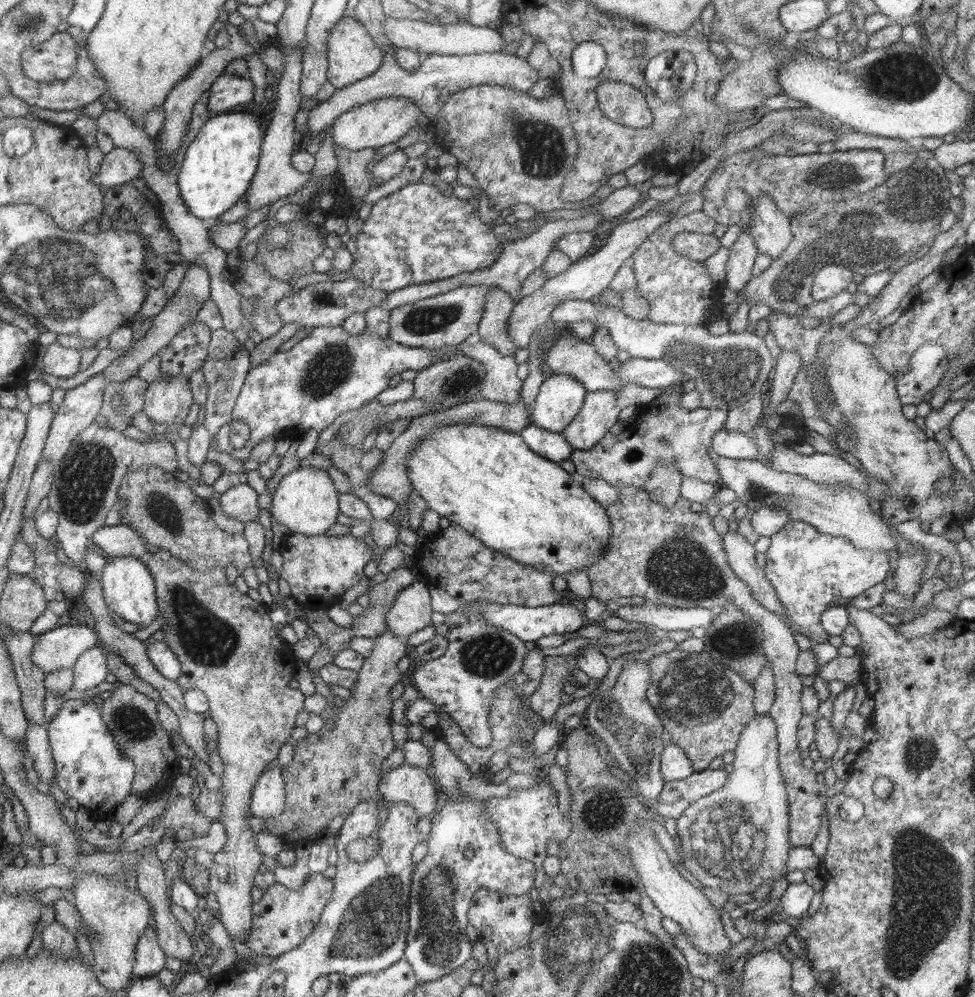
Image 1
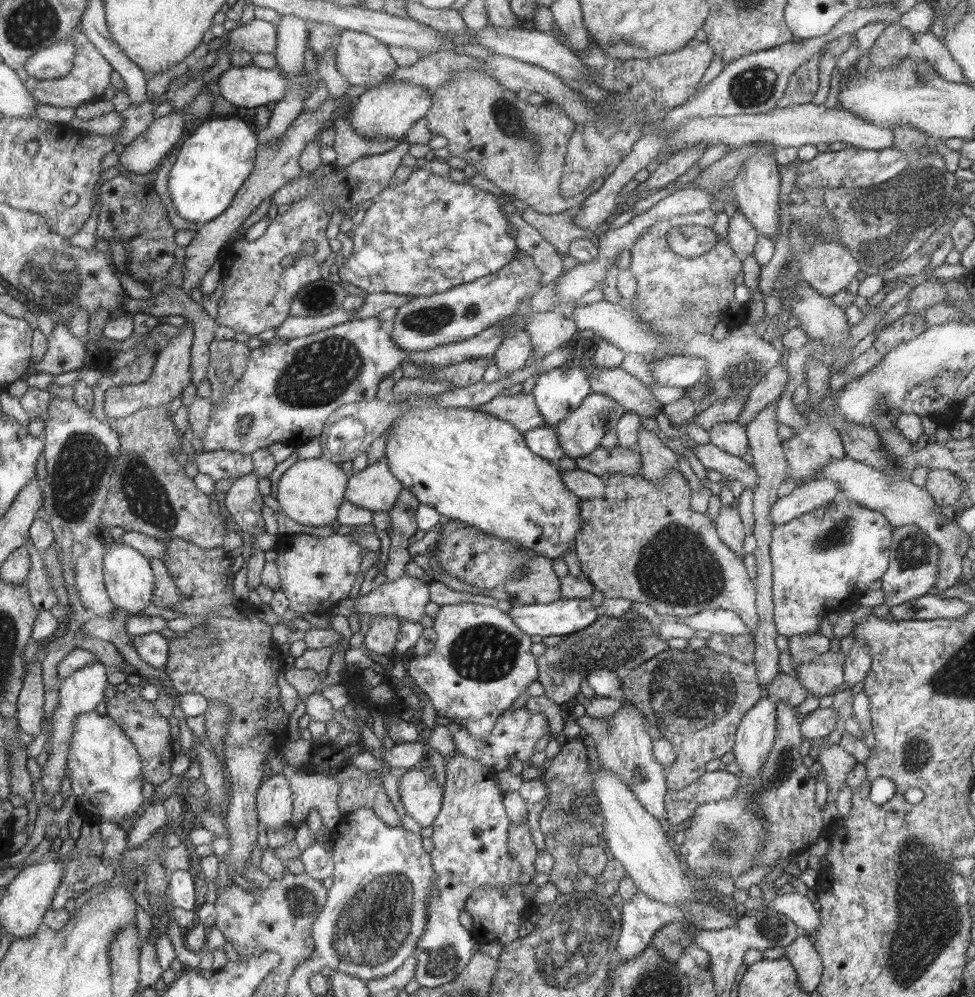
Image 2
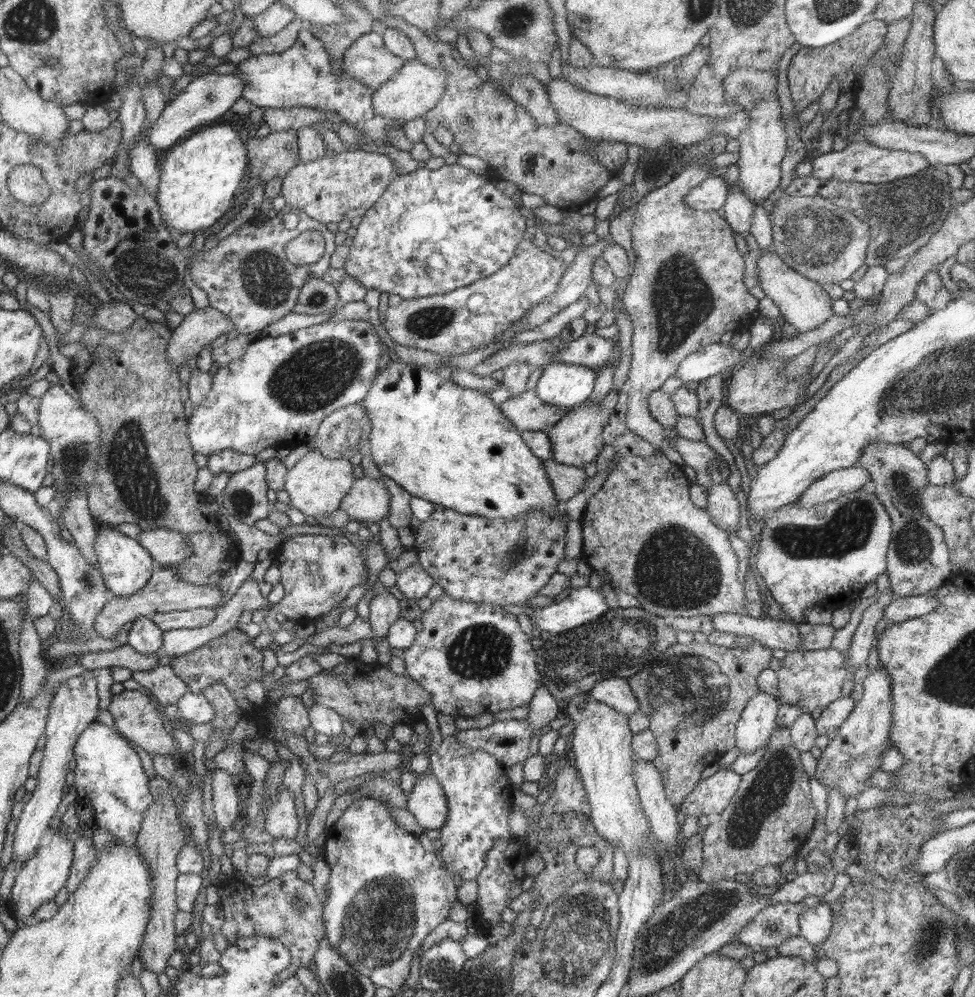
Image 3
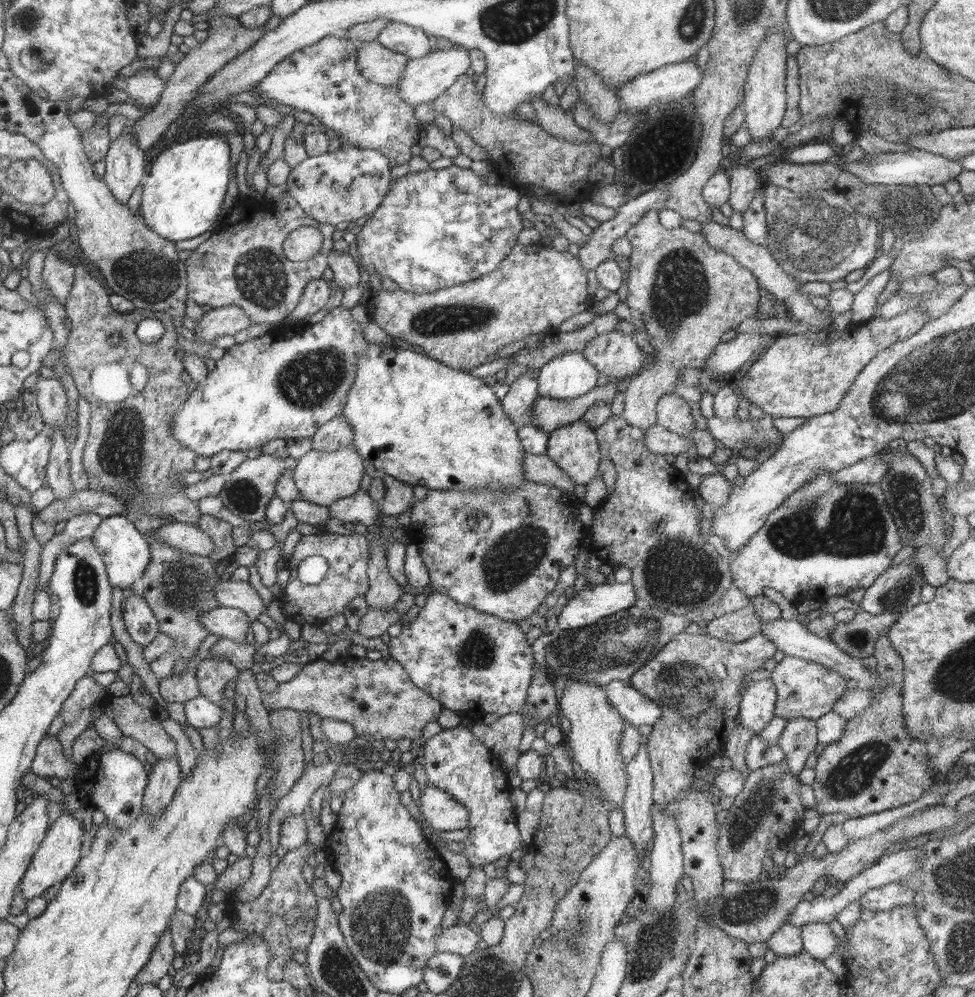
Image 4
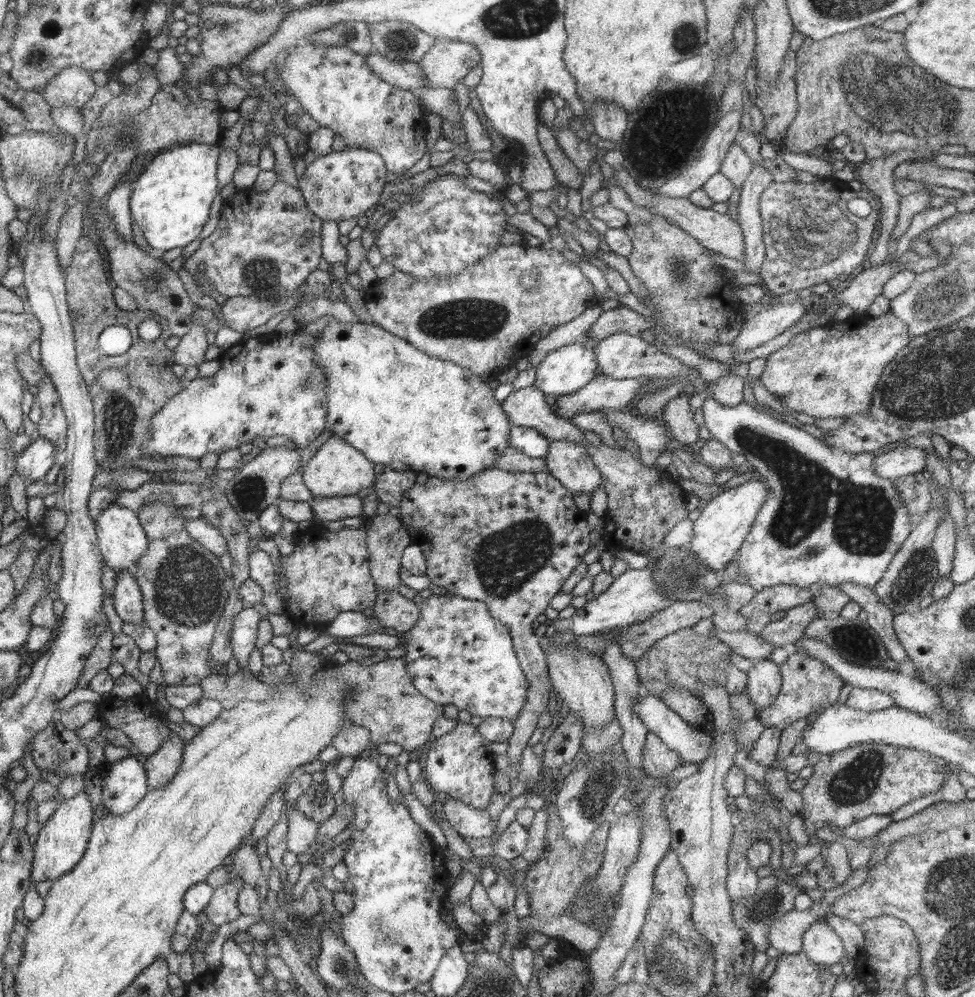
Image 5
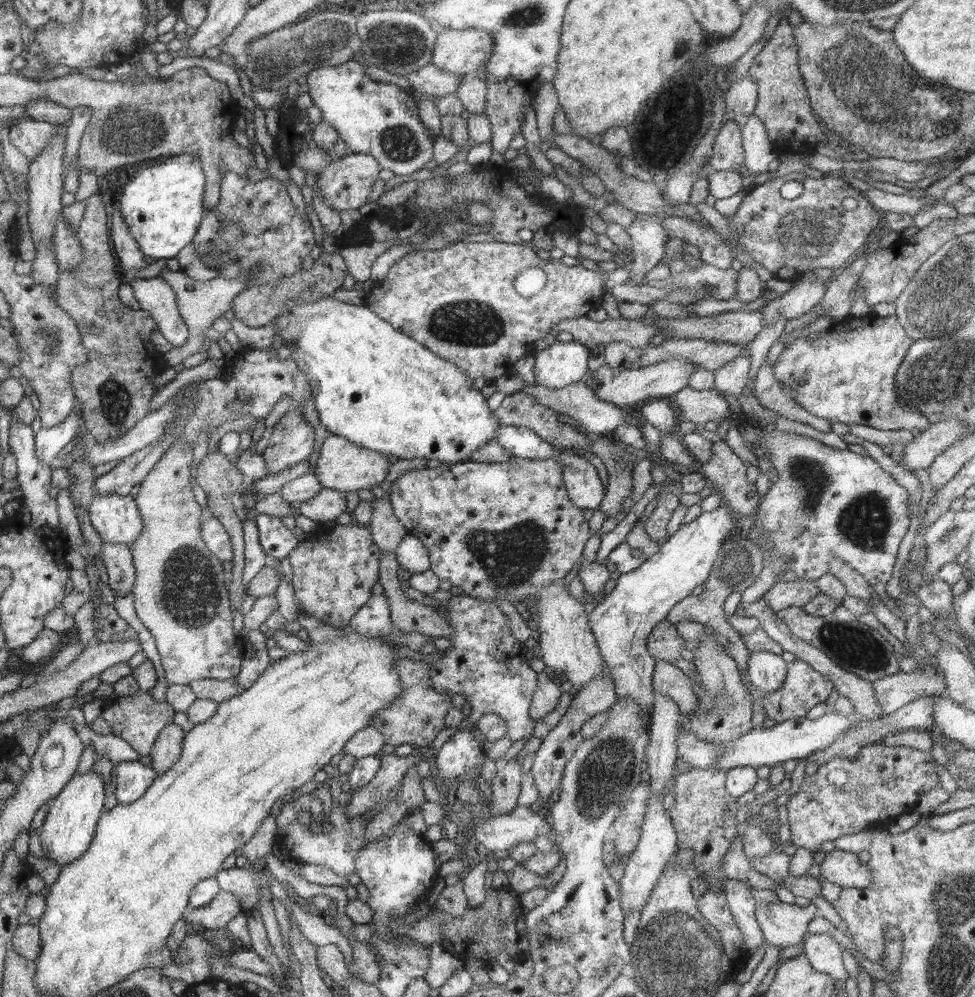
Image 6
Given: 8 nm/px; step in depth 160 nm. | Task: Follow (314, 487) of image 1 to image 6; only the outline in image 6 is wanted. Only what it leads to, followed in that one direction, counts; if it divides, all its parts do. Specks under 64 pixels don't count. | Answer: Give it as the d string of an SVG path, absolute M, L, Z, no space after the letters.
M329 434L322 444L313 473L321 482L323 488L330 488L341 493L368 490L386 480L392 466L389 457L388 454L380 454L376 450L368 450L365 447L358 446L342 435Z

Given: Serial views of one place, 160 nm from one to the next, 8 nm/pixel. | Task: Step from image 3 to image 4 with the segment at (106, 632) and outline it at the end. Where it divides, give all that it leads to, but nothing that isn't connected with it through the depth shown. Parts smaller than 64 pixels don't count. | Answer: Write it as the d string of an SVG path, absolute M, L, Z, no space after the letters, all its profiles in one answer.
M222 581L216 588L218 607L242 610L253 623L265 612L262 598L248 581Z

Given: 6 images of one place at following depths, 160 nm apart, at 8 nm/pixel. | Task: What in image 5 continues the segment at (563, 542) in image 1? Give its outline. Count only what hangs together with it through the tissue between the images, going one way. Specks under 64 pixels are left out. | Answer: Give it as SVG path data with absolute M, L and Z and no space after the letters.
M330 317L329 324L320 331L321 334L318 334L317 343L315 344L315 350L317 351L317 363L323 371L325 371L325 377L329 379L328 384L328 424L326 428L328 431L333 432L334 435L338 435L340 438L345 439L346 442L350 443L350 446L353 446L356 450L362 451L362 454L366 455L366 458L372 459L374 463L384 464L384 466L389 466L394 470L400 472L412 470L417 474L426 472L429 477L434 478L456 478L464 479L470 478L483 470L497 466L497 460L506 449L512 445L512 423L509 421L509 415L505 413L505 409L501 407L501 403L498 402L496 398L496 390L490 388L488 382L482 380L481 375L474 374L473 371L468 370L466 367L458 366L458 363L446 362L445 359L437 359L433 356L426 354L425 351L422 351L419 347L415 347L413 343L410 343L408 339L403 339L401 336L394 334L391 331L387 331L384 327L374 326L365 322L342 322L336 318Z

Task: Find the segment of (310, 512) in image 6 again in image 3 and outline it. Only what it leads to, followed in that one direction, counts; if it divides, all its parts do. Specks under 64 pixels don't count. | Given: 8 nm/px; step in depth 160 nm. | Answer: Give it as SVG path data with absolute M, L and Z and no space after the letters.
M364 475L362 478L356 478L353 482L353 488L341 502L341 509L345 510L352 520L379 523L388 516L390 499L391 496L386 488L383 475L376 480Z

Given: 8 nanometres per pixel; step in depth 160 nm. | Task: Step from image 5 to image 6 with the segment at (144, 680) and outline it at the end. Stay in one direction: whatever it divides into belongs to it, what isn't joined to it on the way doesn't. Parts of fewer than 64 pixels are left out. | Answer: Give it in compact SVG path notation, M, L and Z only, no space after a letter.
M101 600L99 608L93 616L94 644L95 641L114 643L117 641L139 641L139 637L118 614L114 606Z

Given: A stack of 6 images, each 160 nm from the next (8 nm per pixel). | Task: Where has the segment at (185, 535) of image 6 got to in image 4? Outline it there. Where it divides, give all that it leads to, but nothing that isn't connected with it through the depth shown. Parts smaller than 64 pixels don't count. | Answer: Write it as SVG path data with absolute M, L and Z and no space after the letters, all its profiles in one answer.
M155 531L149 538L152 547L152 560L145 570L144 576L132 585L132 589L140 596L144 596L146 603L158 620L159 632L170 634L170 638L176 642L174 649L161 655L157 660L150 662L150 669L158 680L172 678L176 673L175 663L194 658L196 650L210 632L202 627L202 614L218 608L217 588L220 584L220 576L212 568L212 562L200 555L187 554L177 547L172 547L168 542L161 542L156 537Z

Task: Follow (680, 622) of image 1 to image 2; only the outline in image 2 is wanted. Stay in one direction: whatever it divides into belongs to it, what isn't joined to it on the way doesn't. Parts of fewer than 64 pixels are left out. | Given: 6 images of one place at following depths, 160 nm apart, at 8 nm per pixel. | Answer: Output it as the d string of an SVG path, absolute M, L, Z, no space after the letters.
M704 610L694 614L694 616L681 619L681 621L694 629L704 628L704 630L711 634L720 632L722 634L738 636L738 634L750 633L742 619L730 610Z

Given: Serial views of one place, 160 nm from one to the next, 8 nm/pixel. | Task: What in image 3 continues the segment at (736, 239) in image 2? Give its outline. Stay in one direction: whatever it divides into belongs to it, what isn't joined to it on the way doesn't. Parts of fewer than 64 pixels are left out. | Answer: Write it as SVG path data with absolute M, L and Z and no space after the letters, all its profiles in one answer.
M731 188L724 204L724 216L732 230L743 237L751 232L751 222L755 209L754 203L738 190Z

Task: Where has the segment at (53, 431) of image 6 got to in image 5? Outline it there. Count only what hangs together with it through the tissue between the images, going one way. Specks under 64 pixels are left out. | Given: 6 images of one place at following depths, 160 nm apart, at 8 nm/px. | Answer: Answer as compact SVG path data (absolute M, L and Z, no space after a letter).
M39 437L21 453L16 454L16 468L18 473L29 483L44 478L55 463L57 447L49 439Z

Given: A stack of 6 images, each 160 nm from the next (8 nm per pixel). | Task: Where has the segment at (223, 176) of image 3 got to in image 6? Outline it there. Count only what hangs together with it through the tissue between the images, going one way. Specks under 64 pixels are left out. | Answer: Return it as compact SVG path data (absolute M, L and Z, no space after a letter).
M180 154L162 159L158 166L140 168L126 184L118 210L139 244L142 254L154 260L172 259L190 244L201 226L204 206L202 196L208 188L208 180L202 160L192 154Z

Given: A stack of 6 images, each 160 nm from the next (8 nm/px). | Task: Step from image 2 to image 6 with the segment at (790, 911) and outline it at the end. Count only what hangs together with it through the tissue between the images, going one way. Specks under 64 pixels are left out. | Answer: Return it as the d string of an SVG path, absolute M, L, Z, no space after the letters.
M808 933L803 939L803 953L817 971L829 974L834 980L848 980L849 975L842 963L842 950L828 933Z

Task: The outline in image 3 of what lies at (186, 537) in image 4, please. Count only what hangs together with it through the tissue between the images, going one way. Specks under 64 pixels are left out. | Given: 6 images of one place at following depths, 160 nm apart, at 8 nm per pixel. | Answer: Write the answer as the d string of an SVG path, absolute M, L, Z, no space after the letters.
M144 530L136 539L159 566L177 566L193 553L192 547L186 541L186 535L177 530Z

